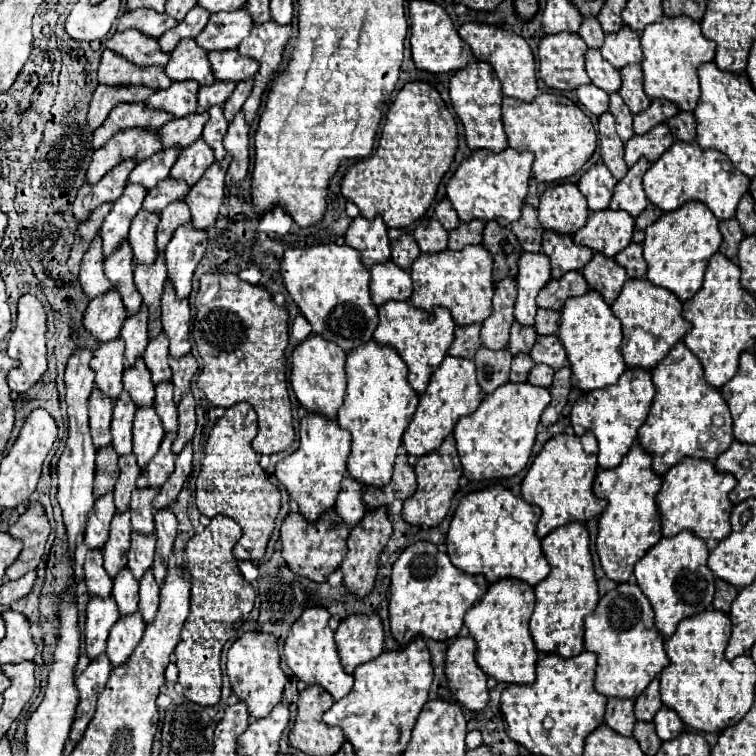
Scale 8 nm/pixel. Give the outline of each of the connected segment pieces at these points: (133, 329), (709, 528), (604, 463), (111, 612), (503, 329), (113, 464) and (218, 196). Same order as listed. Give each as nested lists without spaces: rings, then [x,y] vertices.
[[[142,304],[140,312],[132,314],[126,318],[126,322],[122,324],[122,332],[120,338],[126,342],[126,362],[134,364],[138,356],[142,356],[146,344],[148,344],[148,306]]]
[[[686,458],[674,468],[670,468],[662,478],[662,488],[656,494],[658,514],[662,522],[662,536],[670,538],[682,530],[690,530],[702,540],[724,540],[730,536],[730,512],[732,502],[728,500],[730,490],[736,486],[732,474],[716,472],[714,464],[708,460]]]
[[[630,368],[624,372],[624,376],[620,376],[620,380],[612,388],[588,392],[578,398],[570,414],[572,428],[576,436],[582,436],[584,432],[592,432],[596,436],[600,448],[598,452],[600,468],[616,468],[620,464],[620,460],[632,448],[638,428],[648,418],[652,400],[654,400],[654,384],[650,380],[650,374],[644,370],[630,370]]]
[[[112,596],[90,598],[86,608],[86,626],[84,626],[84,642],[86,642],[88,658],[96,658],[106,650],[108,632],[118,618],[120,618],[120,612]]]
[[[506,278],[496,284],[494,290],[494,310],[482,324],[482,346],[490,350],[504,350],[508,346],[510,326],[514,322],[514,302],[516,302],[516,282]]]
[[[112,446],[98,448],[96,452],[96,480],[94,480],[94,496],[100,498],[108,492],[112,492],[116,480],[118,480],[118,454]]]
[[[228,158],[222,162],[214,162],[204,176],[188,190],[184,198],[192,212],[192,224],[196,228],[210,228],[216,222],[220,204],[224,202],[224,176],[228,168]]]

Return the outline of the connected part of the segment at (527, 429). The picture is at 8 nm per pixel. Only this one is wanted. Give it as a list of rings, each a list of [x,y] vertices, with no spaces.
[[[508,382],[496,392],[488,394],[478,410],[462,418],[454,428],[456,448],[462,462],[462,474],[470,482],[500,480],[516,476],[532,454],[536,440],[536,428],[544,408],[550,404],[550,392],[546,388],[532,388],[532,384]]]

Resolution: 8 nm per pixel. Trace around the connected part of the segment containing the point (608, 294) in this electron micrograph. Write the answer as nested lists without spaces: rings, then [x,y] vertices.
[[[594,254],[594,258],[584,266],[582,274],[588,286],[602,294],[606,304],[612,304],[618,298],[628,278],[624,268],[620,268],[620,264],[616,264],[612,258],[606,258],[604,254]]]

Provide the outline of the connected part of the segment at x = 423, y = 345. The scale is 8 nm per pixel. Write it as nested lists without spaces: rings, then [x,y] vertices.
[[[392,302],[384,304],[384,308],[378,308],[380,322],[374,332],[374,340],[382,346],[392,346],[400,354],[400,358],[406,362],[410,370],[410,384],[412,388],[422,394],[428,388],[430,376],[434,370],[442,364],[452,340],[456,324],[452,324],[452,316],[444,312],[444,308],[432,308],[432,310],[418,310],[412,308],[410,302]]]

